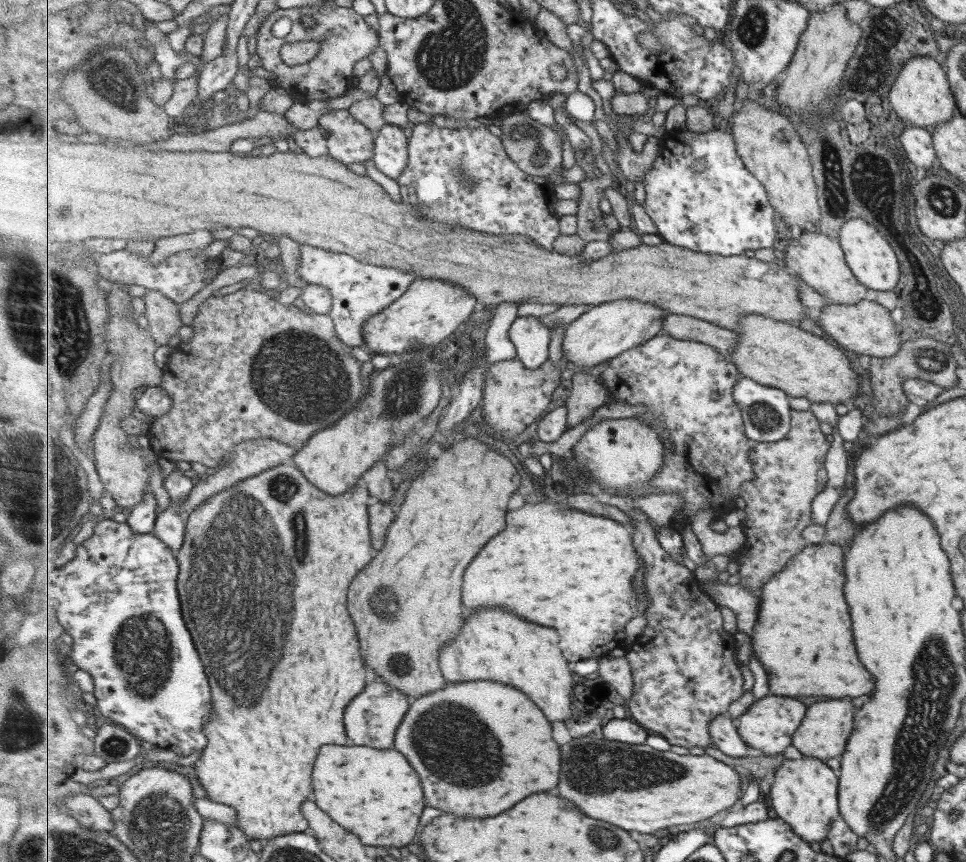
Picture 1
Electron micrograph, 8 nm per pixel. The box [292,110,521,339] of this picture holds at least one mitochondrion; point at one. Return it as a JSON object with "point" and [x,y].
{"point":[470,182]}

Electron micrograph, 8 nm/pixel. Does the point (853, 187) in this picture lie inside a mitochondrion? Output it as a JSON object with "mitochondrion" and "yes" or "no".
{"mitochondrion":"yes"}

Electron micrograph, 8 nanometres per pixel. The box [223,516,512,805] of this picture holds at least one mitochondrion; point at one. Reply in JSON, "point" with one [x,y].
{"point":[453,745]}

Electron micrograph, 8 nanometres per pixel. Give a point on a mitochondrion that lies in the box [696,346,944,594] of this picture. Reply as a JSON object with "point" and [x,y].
{"point":[765,419]}

